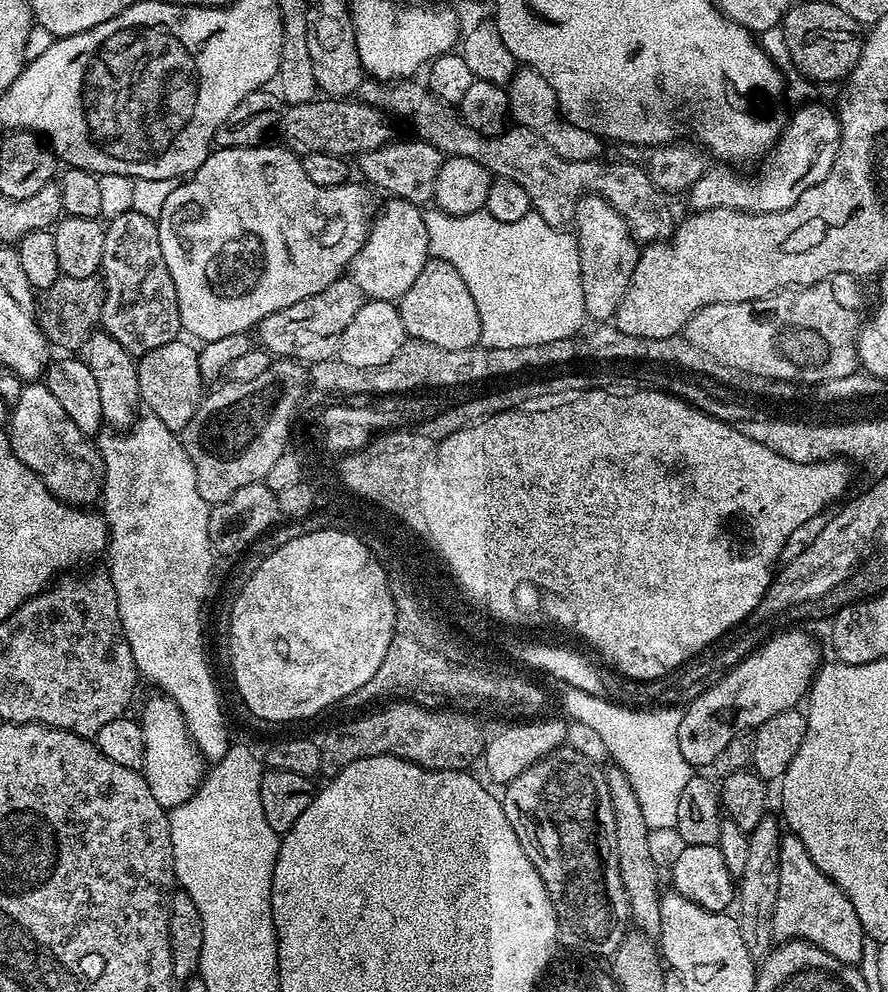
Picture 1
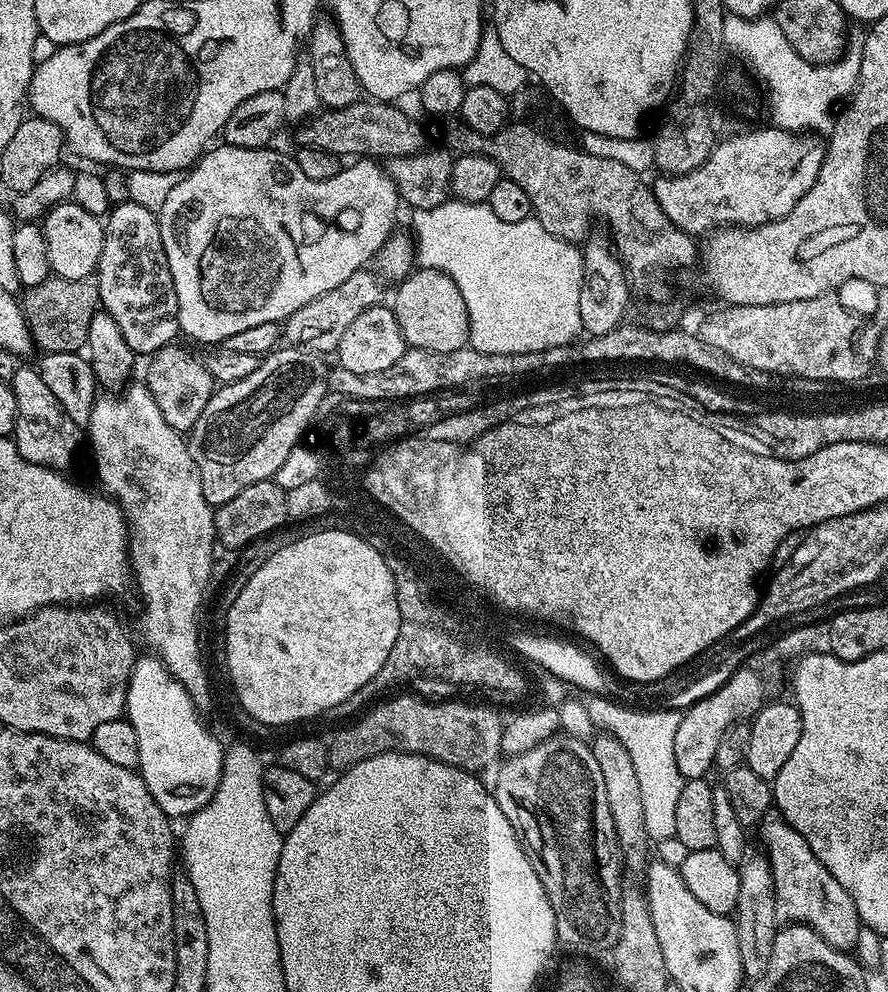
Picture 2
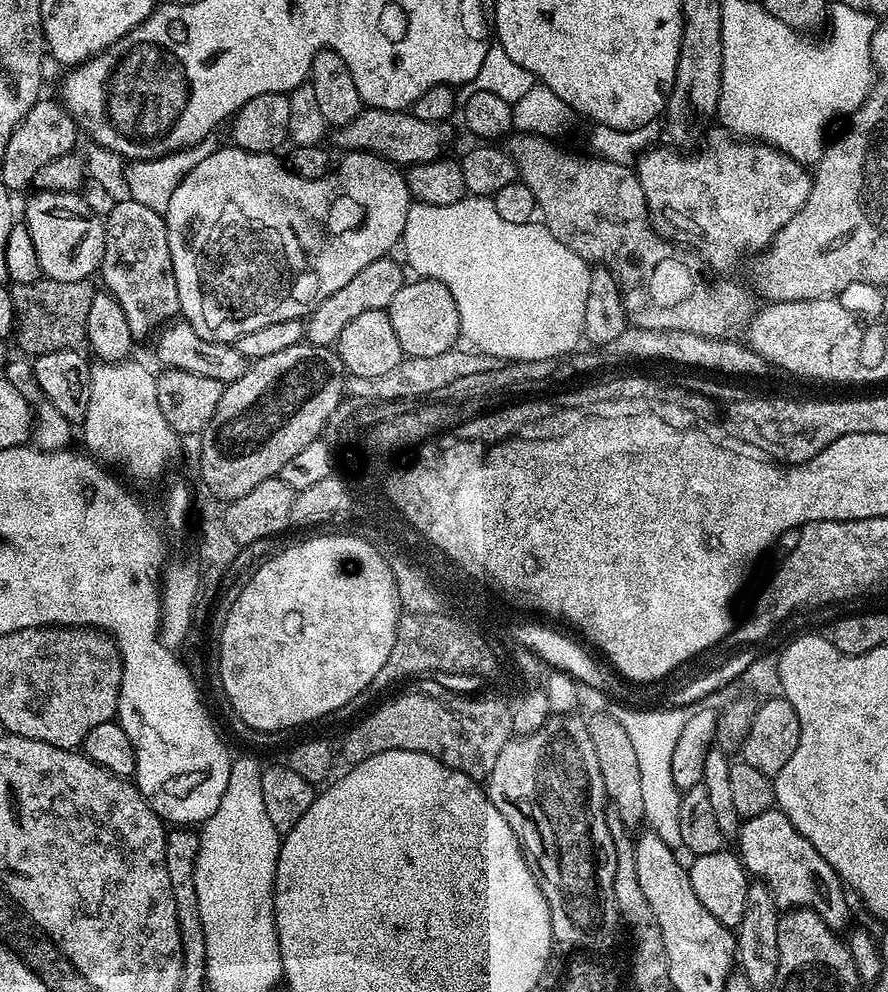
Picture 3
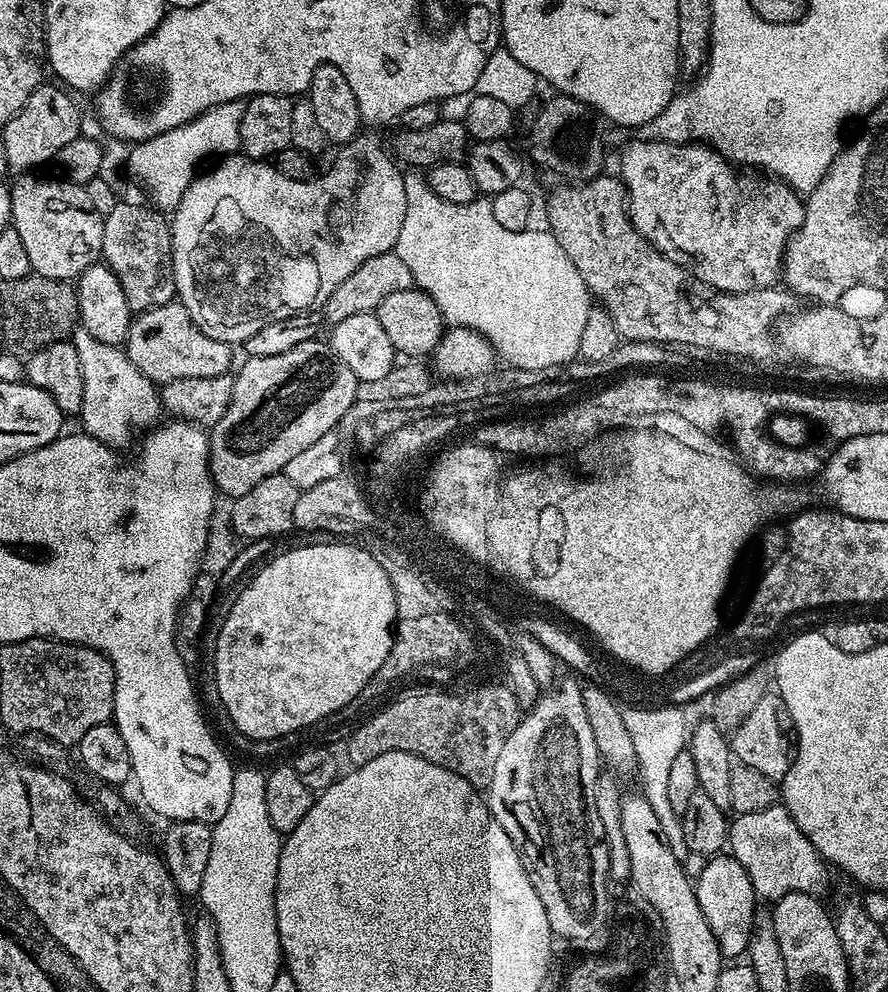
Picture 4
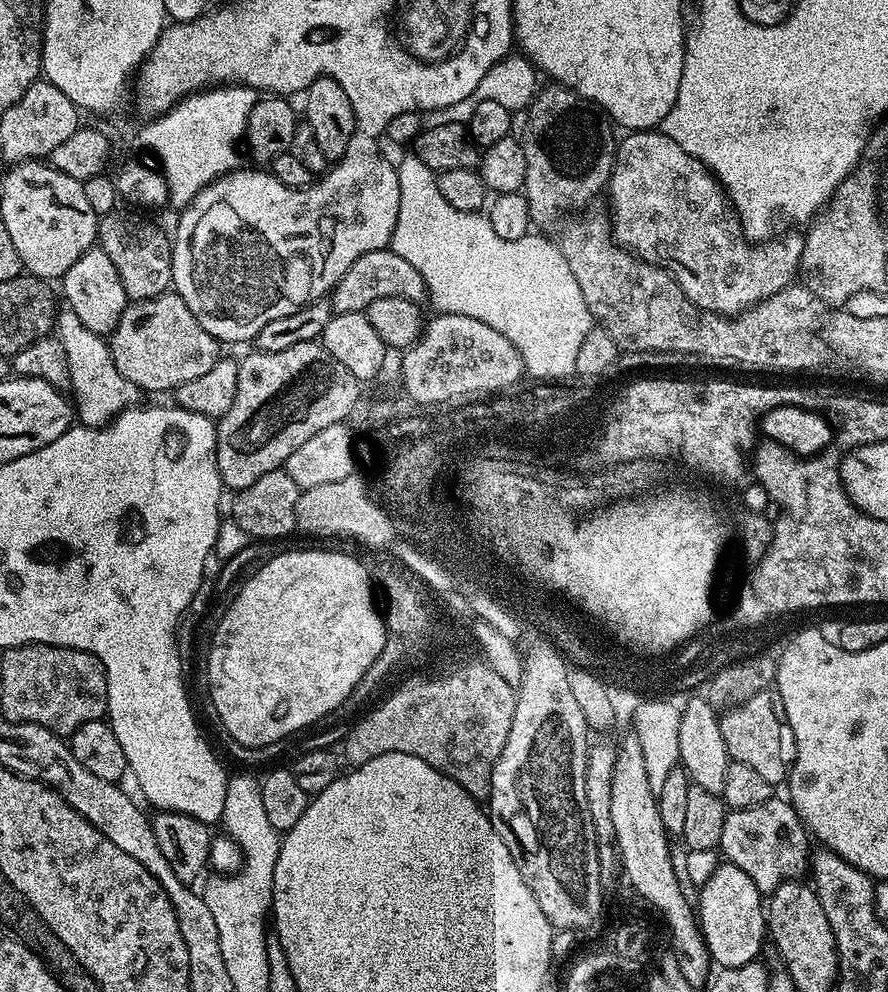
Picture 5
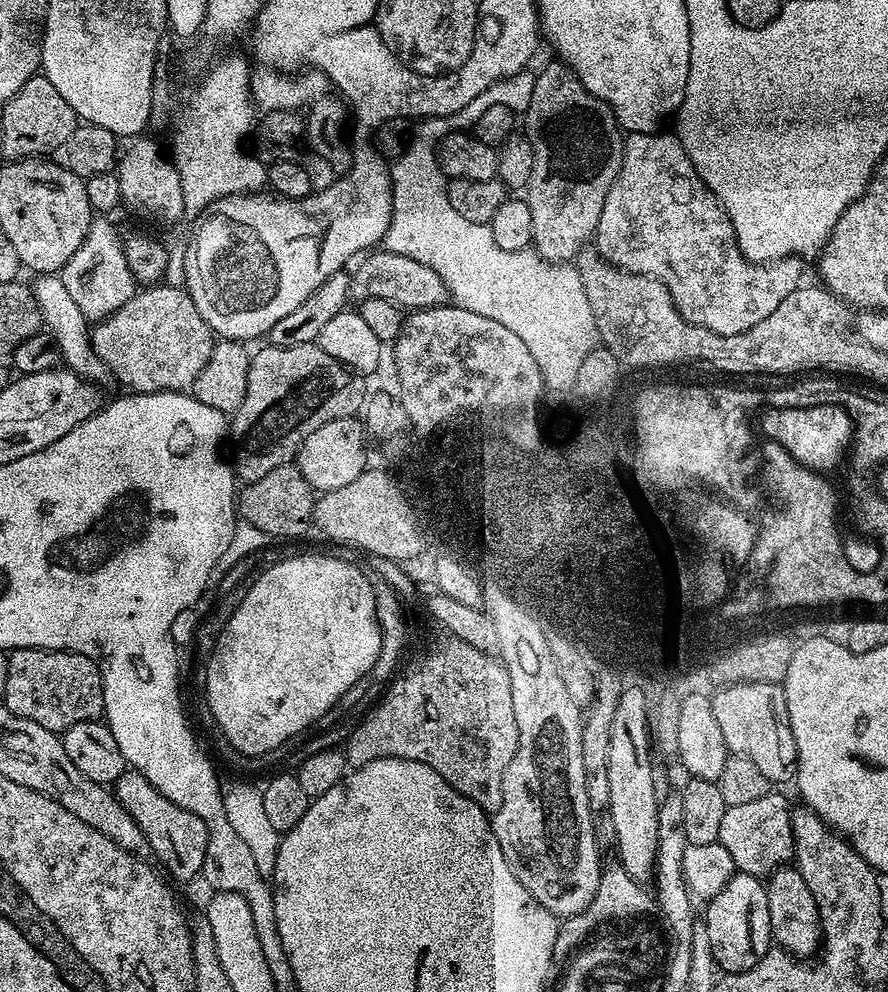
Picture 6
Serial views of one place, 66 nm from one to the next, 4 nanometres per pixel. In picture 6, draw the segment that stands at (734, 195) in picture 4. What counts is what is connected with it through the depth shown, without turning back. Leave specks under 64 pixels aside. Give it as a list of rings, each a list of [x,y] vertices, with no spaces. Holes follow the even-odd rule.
[[[663,131],[633,132],[624,137],[622,166],[610,194],[606,194],[606,206],[602,206],[602,218],[594,237],[595,251],[603,260],[639,276],[653,276],[661,280],[672,295],[676,309],[689,324],[710,330],[719,336],[733,336],[758,326],[762,318],[770,318],[779,304],[801,287],[800,275],[805,261],[799,256],[787,256],[773,260],[771,264],[754,264],[740,252],[734,234],[734,226],[716,201],[715,194],[705,186],[690,162],[686,150],[675,134],[663,136]]]

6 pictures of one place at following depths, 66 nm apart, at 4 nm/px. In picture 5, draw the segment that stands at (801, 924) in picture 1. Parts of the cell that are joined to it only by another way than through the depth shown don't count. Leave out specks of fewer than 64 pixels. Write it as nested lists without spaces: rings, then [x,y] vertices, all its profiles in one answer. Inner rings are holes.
[[[773,798],[762,802],[762,806],[750,806],[729,811],[724,818],[722,826],[722,838],[720,839],[719,851],[724,852],[723,859],[729,864],[736,864],[746,874],[750,874],[750,882],[758,886],[761,894],[771,894],[782,886],[782,882],[801,879],[810,868],[810,833],[798,818],[794,806],[787,799]]]

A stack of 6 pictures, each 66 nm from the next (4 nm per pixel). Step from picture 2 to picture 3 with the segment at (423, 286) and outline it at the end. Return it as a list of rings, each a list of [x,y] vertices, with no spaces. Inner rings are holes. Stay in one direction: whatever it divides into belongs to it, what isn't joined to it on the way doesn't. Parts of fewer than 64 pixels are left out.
[[[409,279],[402,290],[394,294],[394,302],[390,302],[386,311],[405,357],[434,358],[434,354],[453,351],[457,347],[456,340],[461,339],[458,306],[454,306],[450,290],[437,280]]]

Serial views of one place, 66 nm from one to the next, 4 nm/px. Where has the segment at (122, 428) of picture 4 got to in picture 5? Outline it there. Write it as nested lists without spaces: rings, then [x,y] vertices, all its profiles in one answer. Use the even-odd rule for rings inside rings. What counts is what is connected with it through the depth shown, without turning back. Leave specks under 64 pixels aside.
[[[70,310],[56,313],[54,334],[62,342],[66,350],[68,362],[68,381],[71,395],[74,397],[74,412],[79,423],[85,428],[100,428],[126,409],[139,405],[142,393],[130,378],[124,378],[118,366],[114,366],[114,358],[109,341],[103,336],[94,334],[94,330],[86,330],[78,314]],[[76,395],[76,400],[75,396]]]

